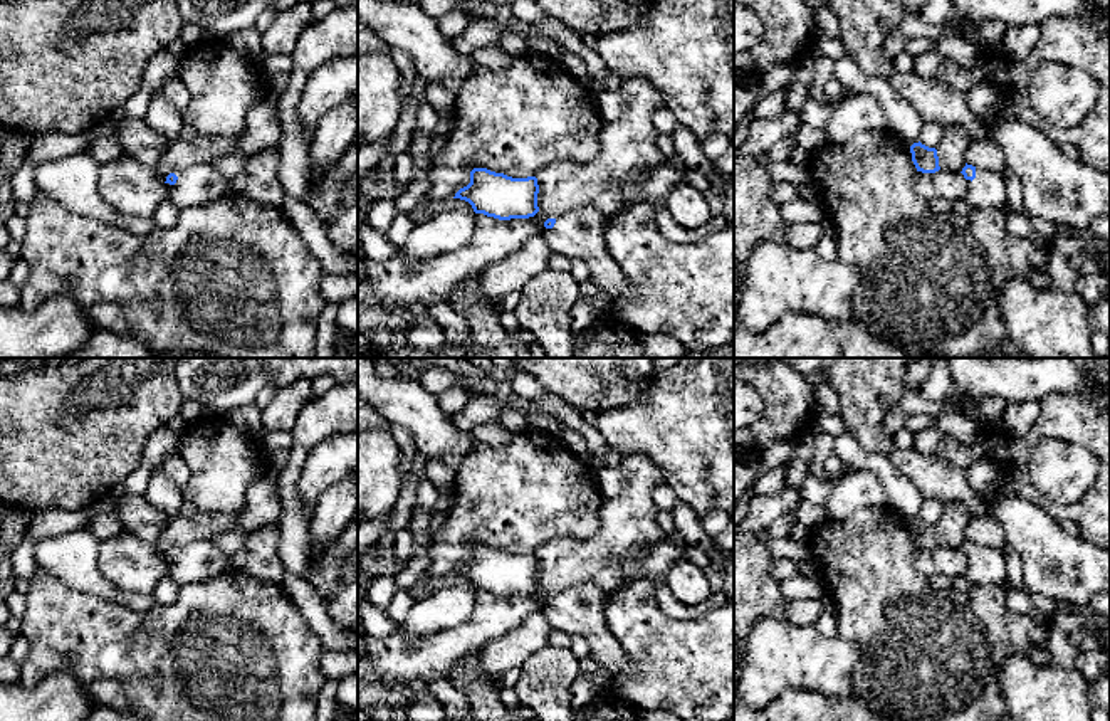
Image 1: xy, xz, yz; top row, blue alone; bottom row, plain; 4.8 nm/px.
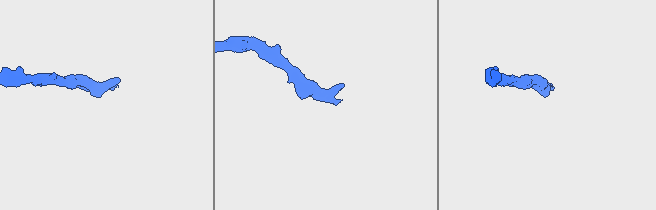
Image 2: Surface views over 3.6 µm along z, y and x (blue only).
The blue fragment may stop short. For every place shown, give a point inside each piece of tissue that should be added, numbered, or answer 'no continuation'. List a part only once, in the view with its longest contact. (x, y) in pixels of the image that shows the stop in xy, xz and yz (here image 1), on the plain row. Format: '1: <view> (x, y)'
1: xy (202, 560)

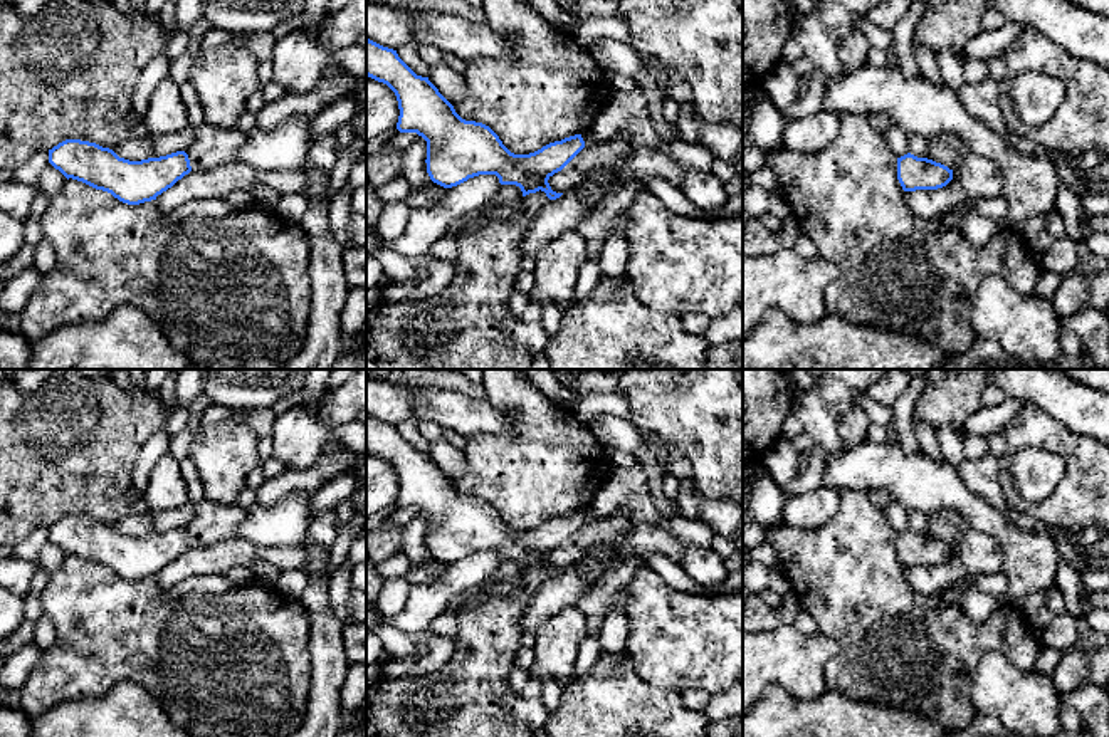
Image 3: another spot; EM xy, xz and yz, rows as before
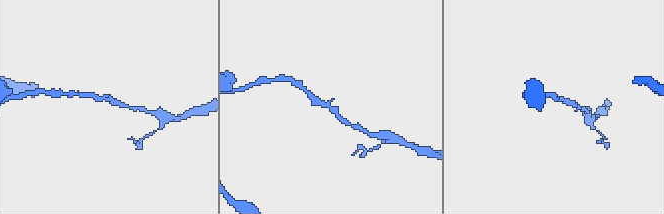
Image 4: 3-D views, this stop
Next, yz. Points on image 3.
no continuation

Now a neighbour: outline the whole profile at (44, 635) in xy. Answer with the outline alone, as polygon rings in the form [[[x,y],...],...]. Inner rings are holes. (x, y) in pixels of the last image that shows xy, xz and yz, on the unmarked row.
[[[42,614],[35,623],[32,643],[42,651],[49,650],[55,641],[55,628],[47,614]]]

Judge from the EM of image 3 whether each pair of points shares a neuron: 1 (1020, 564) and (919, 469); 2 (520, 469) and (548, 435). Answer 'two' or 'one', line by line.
1: one
2: one

